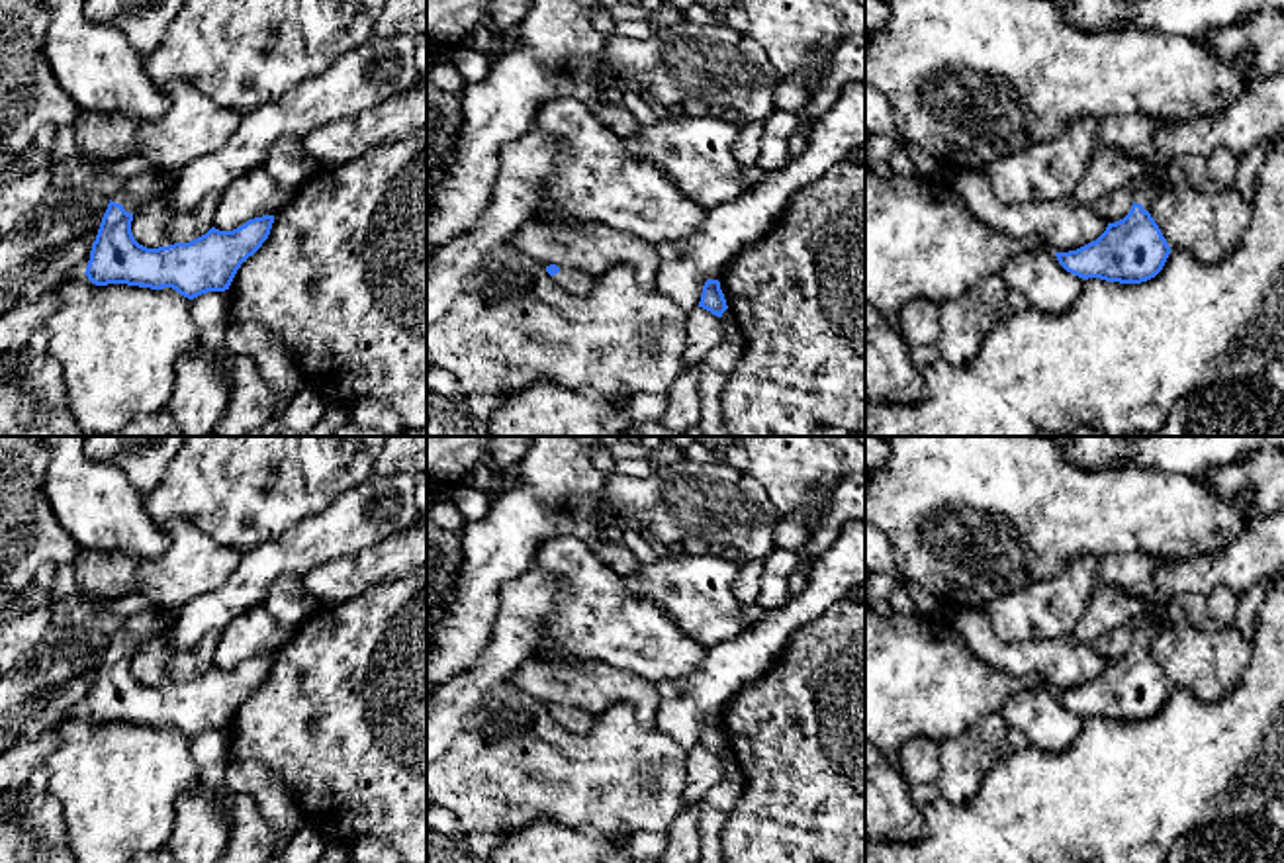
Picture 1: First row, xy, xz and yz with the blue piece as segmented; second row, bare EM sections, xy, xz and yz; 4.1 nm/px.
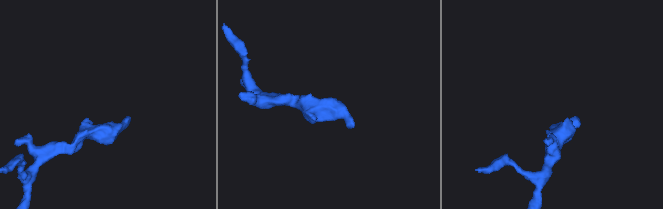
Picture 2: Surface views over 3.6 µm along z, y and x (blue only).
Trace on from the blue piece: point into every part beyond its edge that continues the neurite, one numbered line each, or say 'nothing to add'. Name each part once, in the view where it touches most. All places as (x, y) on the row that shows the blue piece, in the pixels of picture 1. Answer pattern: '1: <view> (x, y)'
1: xy (141, 188)

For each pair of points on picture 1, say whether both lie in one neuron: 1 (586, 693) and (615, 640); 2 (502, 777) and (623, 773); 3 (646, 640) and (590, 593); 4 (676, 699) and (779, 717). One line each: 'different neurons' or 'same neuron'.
1: different neurons
2: same neuron
3: same neuron
4: different neurons

